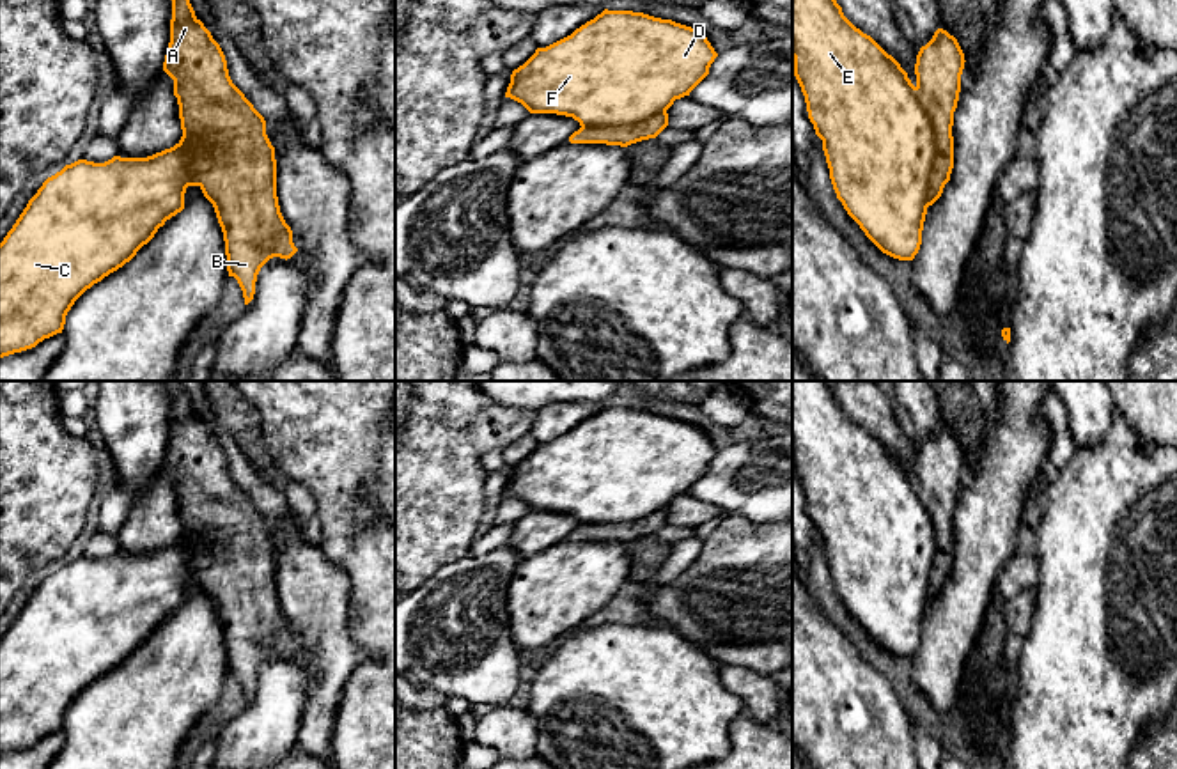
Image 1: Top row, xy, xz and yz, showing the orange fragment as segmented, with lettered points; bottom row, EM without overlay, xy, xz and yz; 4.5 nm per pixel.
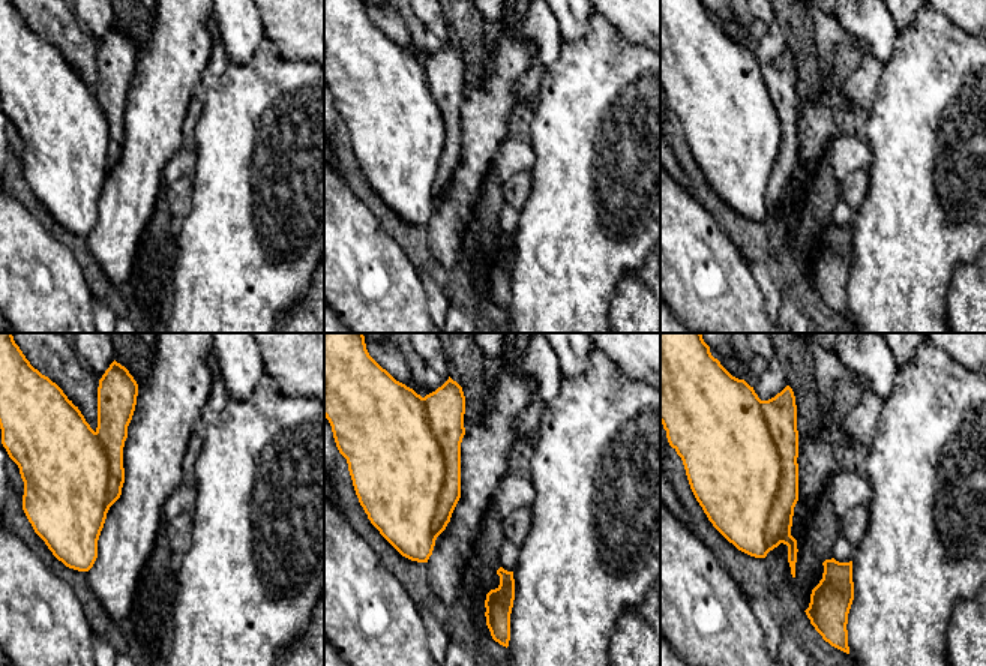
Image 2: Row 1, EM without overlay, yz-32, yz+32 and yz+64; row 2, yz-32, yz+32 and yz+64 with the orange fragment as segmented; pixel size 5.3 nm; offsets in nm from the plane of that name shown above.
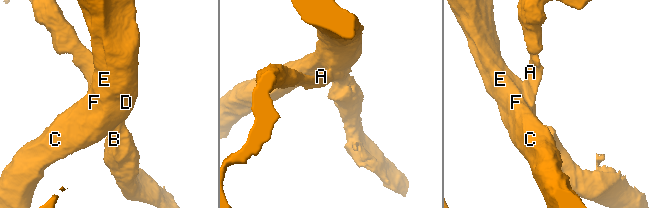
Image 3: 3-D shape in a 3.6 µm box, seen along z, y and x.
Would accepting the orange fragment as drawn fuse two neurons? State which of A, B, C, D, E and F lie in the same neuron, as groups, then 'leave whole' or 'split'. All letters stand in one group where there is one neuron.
A B / C D E F; split

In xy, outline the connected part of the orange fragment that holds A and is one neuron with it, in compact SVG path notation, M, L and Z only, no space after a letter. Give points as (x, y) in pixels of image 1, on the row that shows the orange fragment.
M172 0L163 71L174 80L183 129L179 142L195 159L191 174L222 227L229 276L238 280L248 305L261 268L273 257L287 260L298 252L278 206L275 147L266 135L266 120L232 83L220 44L195 16L190 0Z

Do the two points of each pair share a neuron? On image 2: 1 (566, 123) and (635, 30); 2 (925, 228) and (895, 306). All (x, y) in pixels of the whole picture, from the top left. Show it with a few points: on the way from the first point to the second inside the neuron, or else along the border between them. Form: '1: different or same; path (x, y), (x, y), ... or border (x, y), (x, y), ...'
1: different; border (602, 15), (626, 39), (644, 47)
2: same; path (907, 248), (898, 287)

